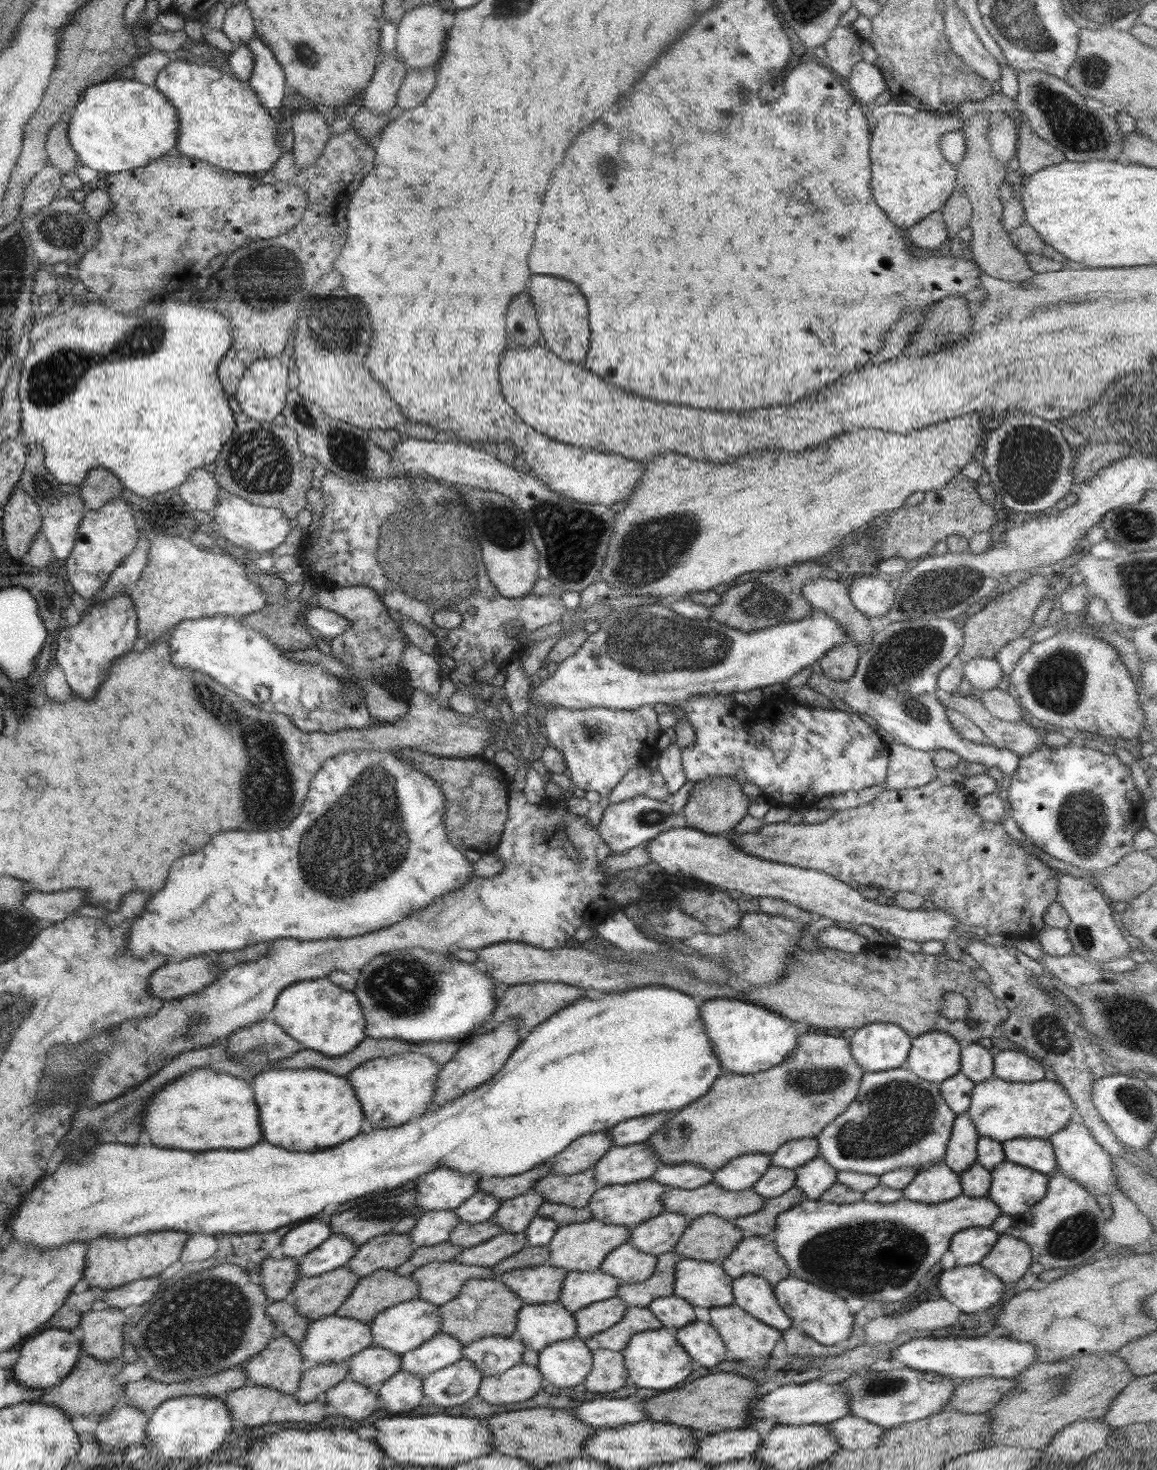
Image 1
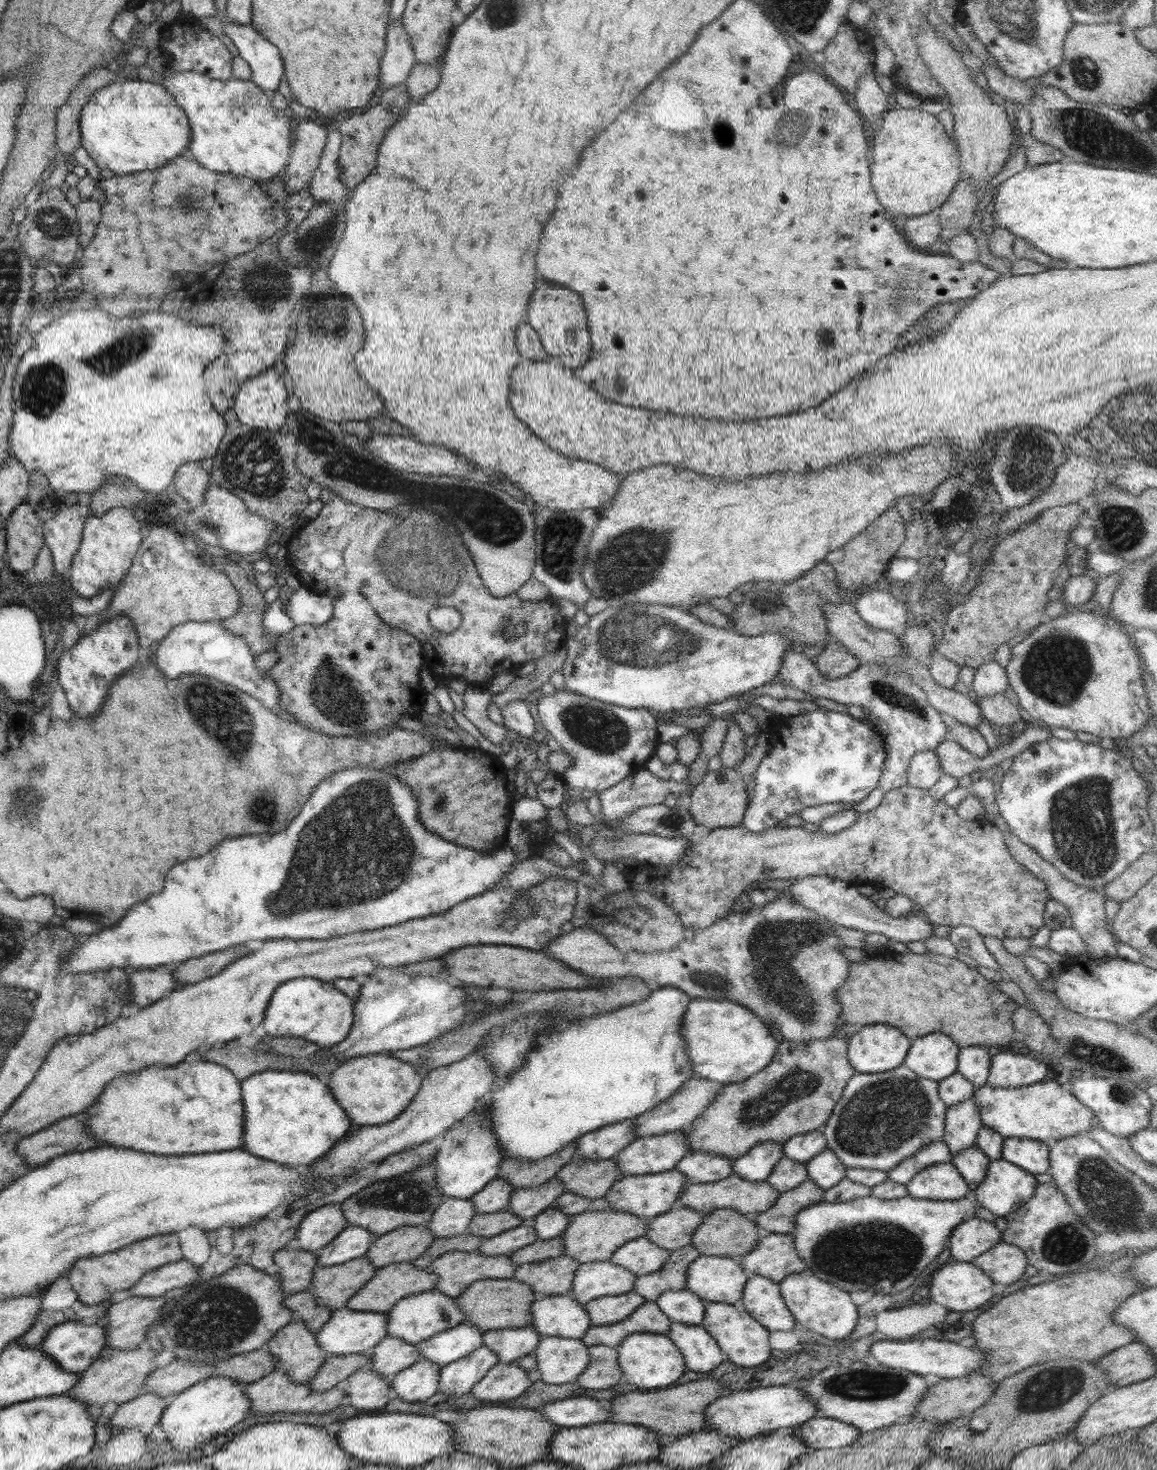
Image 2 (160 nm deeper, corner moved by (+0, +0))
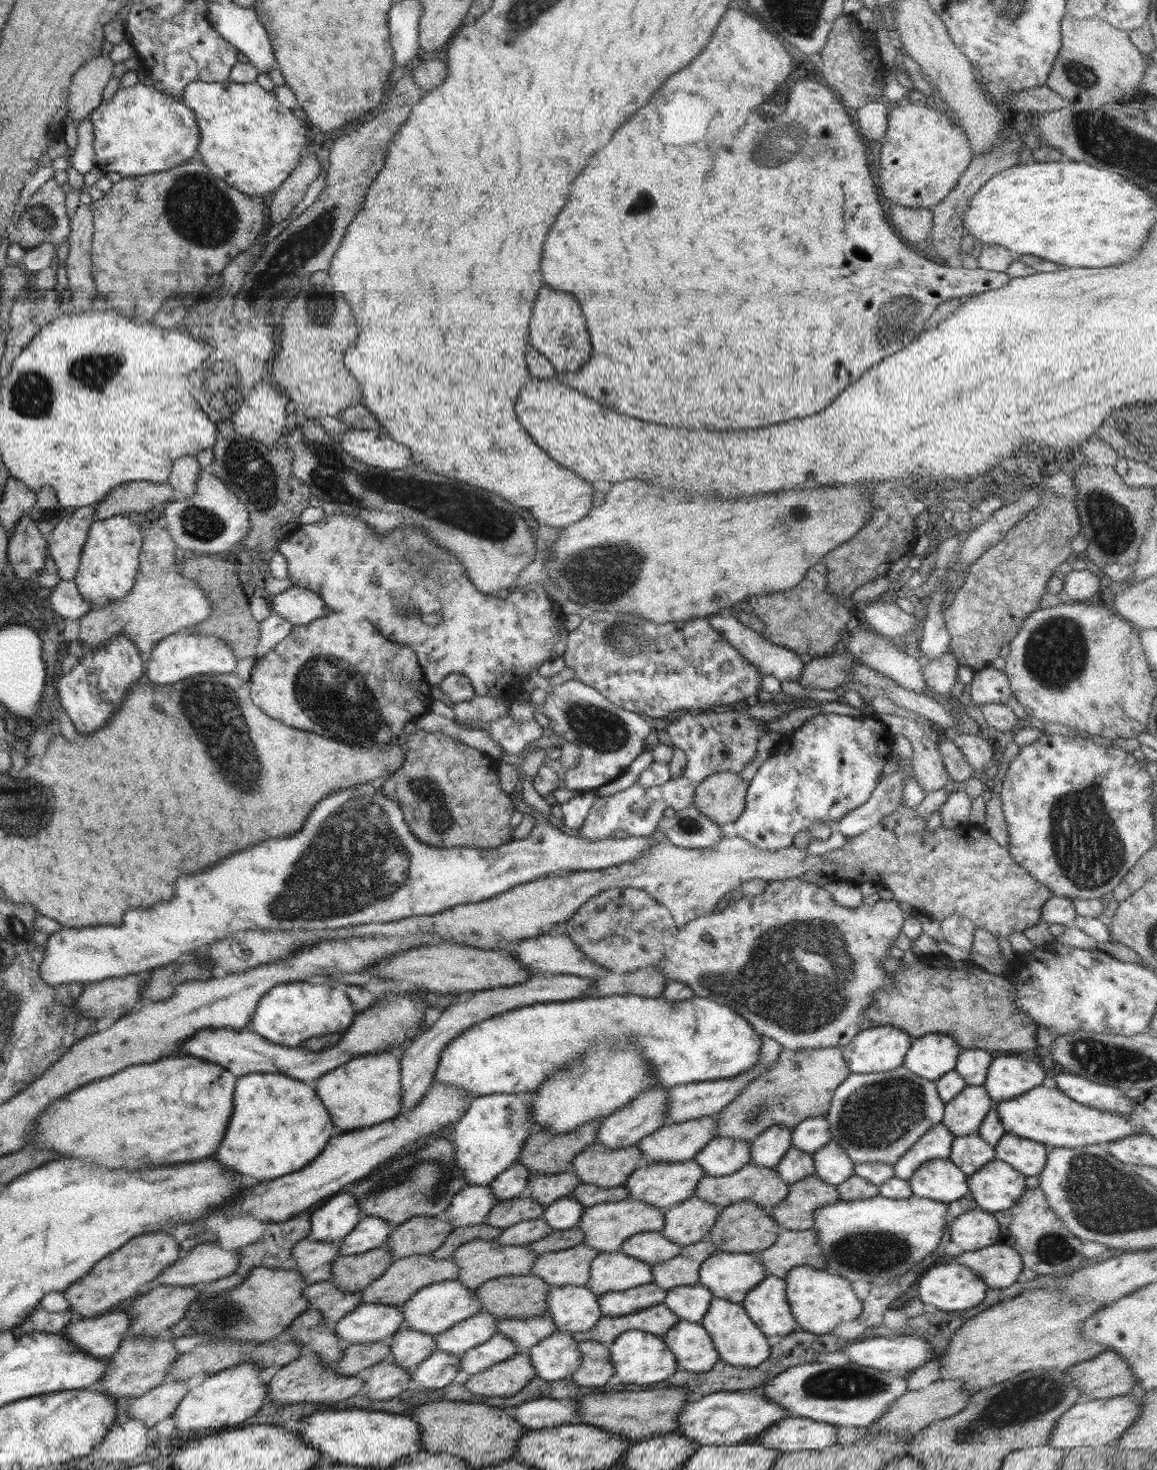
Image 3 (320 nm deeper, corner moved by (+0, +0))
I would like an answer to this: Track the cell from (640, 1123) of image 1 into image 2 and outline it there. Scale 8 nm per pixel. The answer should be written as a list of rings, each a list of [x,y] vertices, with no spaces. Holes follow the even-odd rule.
[[[692,1077],[689,1081],[683,1082],[678,1090],[672,1096],[665,1098],[650,1110],[647,1110],[641,1116],[632,1120],[635,1124],[634,1130],[637,1132],[637,1137],[647,1137],[664,1133],[682,1131],[685,1127],[689,1128],[696,1118],[702,1115],[702,1112],[713,1103],[713,1100],[719,1094],[718,1087],[715,1082],[709,1079],[700,1079]]]

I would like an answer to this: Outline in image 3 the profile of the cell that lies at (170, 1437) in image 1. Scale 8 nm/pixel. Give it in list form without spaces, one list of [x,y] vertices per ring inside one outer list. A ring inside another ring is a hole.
[[[243,1362],[236,1366],[212,1373],[202,1384],[189,1389],[188,1394],[178,1403],[178,1408],[171,1416],[175,1420],[176,1437],[185,1436],[182,1432],[198,1432],[198,1430],[212,1430],[219,1432],[226,1426],[236,1426],[256,1412],[268,1408],[268,1391],[266,1383],[259,1380],[259,1371],[256,1363]]]

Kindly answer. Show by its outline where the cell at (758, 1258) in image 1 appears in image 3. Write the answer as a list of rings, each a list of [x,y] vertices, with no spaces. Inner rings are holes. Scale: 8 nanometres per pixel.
[[[781,1228],[776,1242],[772,1243],[767,1249],[758,1252],[767,1274],[785,1279],[788,1271],[795,1266],[811,1266],[815,1269],[824,1269],[827,1260],[823,1255],[823,1250],[819,1245],[819,1234],[812,1229],[808,1230],[788,1230]]]

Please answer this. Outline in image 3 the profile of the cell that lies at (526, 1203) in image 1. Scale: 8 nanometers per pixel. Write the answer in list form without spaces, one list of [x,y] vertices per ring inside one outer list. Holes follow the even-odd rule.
[[[529,1173],[527,1193],[542,1206],[547,1207],[555,1200],[572,1194],[580,1182],[576,1173]]]

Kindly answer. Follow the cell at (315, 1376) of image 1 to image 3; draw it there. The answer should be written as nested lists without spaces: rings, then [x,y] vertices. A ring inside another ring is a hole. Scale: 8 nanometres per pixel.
[[[385,1342],[345,1345],[342,1356],[342,1360],[334,1365],[334,1372],[336,1372],[338,1376],[356,1377],[360,1370],[364,1370],[364,1368],[368,1368],[368,1366],[372,1366],[388,1358],[390,1359],[390,1348]]]

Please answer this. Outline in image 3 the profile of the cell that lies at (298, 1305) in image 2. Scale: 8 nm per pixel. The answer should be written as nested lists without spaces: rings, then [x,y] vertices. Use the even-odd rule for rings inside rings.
[[[331,1279],[308,1284],[303,1289],[303,1295],[311,1309],[318,1310],[318,1314],[324,1315],[328,1330],[334,1330],[336,1323],[348,1312],[356,1309],[362,1298],[361,1292],[343,1293]]]

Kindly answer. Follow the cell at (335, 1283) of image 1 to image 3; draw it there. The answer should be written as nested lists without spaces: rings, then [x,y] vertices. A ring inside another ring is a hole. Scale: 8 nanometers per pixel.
[[[388,1245],[360,1254],[338,1256],[331,1268],[331,1280],[343,1293],[358,1293],[380,1278],[394,1260]]]

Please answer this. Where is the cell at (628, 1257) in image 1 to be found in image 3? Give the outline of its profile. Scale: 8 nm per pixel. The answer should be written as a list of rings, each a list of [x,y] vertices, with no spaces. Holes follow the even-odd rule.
[[[661,1231],[636,1233],[621,1243],[624,1254],[647,1262],[650,1266],[674,1258],[680,1249],[680,1246],[670,1242]]]

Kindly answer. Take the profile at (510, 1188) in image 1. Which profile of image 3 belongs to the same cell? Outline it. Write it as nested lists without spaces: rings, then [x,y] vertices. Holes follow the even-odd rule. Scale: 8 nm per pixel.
[[[601,1120],[584,1122],[580,1126],[577,1126],[574,1131],[563,1135],[553,1135],[548,1129],[534,1130],[527,1140],[525,1140],[518,1160],[530,1173],[547,1175],[559,1172],[572,1173],[573,1166],[571,1162],[574,1160],[574,1157],[597,1142],[597,1130],[600,1123],[602,1123]]]

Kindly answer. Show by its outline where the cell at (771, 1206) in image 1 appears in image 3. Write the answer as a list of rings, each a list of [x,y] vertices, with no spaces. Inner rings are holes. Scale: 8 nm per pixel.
[[[810,1175],[789,1185],[784,1200],[770,1209],[770,1214],[788,1230],[808,1230],[815,1226],[815,1212],[823,1206],[840,1201],[837,1186]]]

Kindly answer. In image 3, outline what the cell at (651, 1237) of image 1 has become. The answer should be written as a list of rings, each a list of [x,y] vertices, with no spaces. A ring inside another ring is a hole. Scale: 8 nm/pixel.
[[[693,1195],[663,1210],[665,1225],[661,1233],[680,1247],[702,1241],[712,1230],[719,1211],[716,1205]]]

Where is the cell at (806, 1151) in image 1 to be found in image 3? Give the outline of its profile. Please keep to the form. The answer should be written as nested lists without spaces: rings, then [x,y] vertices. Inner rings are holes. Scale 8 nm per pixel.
[[[825,1116],[800,1121],[792,1131],[791,1143],[798,1150],[813,1155],[816,1150],[831,1141],[829,1122]]]

